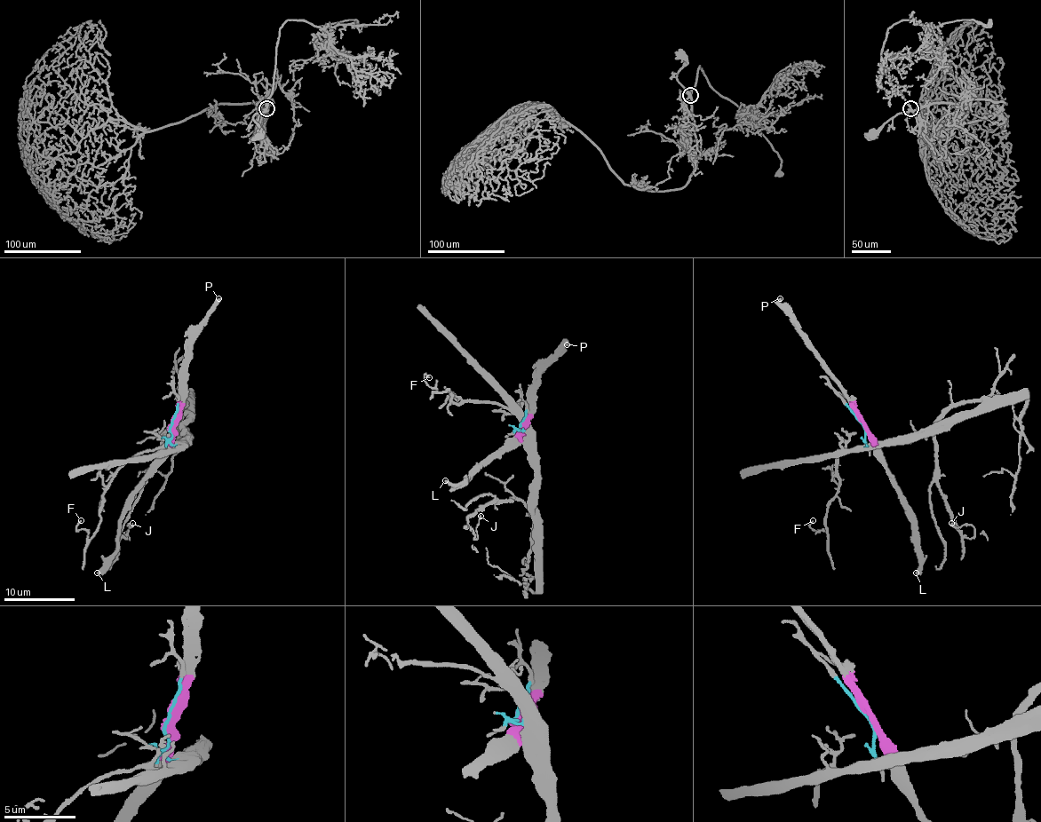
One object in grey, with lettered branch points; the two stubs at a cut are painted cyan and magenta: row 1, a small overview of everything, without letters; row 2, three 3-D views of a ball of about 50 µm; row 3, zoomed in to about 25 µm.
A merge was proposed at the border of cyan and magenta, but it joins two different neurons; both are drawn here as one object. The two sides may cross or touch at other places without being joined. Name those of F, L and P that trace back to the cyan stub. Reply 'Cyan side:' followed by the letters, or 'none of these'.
Cyan side: F

